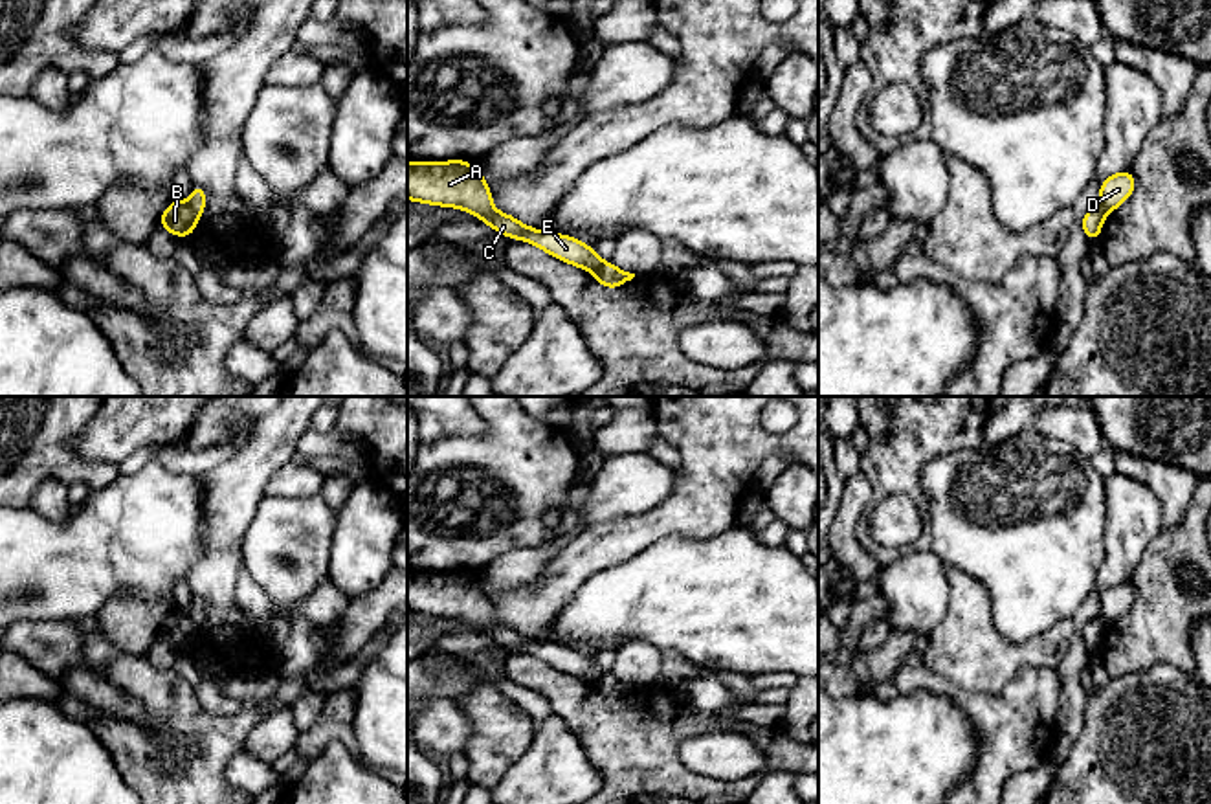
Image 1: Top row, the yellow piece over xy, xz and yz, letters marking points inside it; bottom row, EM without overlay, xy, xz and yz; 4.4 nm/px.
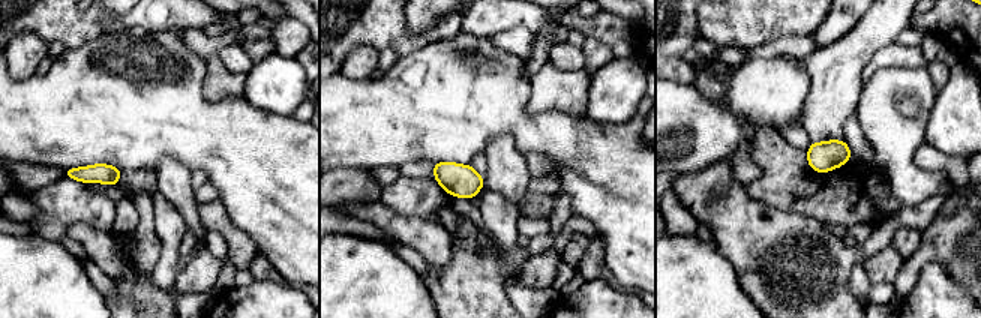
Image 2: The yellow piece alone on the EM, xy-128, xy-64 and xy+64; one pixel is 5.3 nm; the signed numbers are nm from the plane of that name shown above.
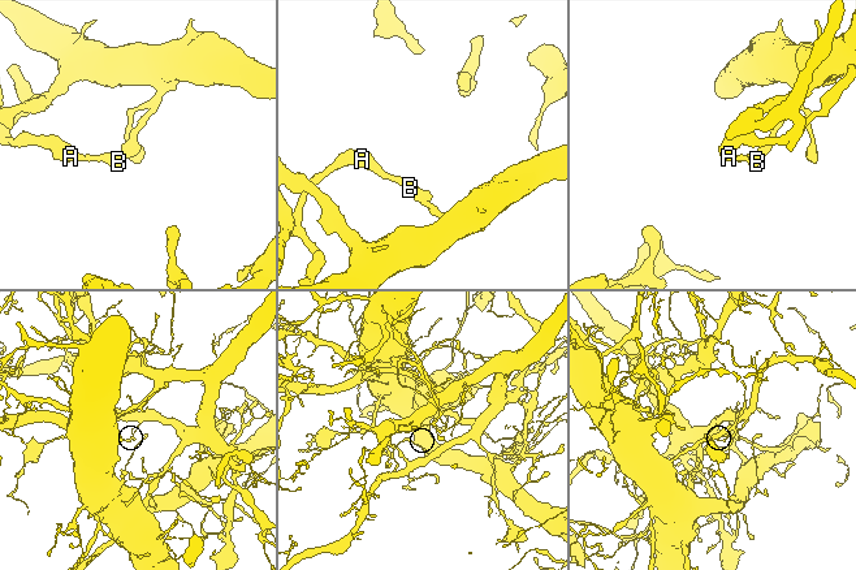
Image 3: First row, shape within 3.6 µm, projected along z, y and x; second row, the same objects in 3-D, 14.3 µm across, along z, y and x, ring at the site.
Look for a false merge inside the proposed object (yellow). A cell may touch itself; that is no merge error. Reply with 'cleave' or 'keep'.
cleave

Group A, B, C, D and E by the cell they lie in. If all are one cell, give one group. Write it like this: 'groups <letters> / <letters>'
groups A B C E / D

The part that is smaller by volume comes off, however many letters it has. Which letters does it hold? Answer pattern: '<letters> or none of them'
D

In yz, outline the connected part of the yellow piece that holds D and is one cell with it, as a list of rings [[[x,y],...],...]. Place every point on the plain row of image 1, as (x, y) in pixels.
[[[1130,582],[1108,587],[1101,595],[1097,617],[1105,626],[1108,626],[1132,606],[1134,598],[1136,589]]]

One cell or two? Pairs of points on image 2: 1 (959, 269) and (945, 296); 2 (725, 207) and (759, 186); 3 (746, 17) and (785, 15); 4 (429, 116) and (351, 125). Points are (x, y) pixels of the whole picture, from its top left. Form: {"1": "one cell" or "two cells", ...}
{"1": "two cells", "2": "two cells", "3": "one cell", "4": "one cell"}

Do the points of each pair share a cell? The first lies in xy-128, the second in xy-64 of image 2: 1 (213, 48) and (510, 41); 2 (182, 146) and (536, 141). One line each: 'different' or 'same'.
1: same
2: same

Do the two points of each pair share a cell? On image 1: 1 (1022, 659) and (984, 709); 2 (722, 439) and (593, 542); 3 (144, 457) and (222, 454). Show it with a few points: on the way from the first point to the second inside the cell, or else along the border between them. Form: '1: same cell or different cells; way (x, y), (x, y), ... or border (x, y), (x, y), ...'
1: different cells; border (1030, 669), (995, 694), (955, 683)
2: same cell; way (707, 476), (663, 520), (630, 535)
3: same cell; way (164, 456), (173, 459), (202, 459)

